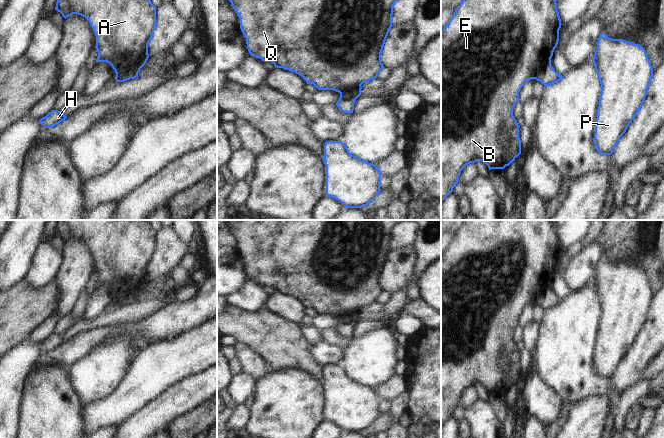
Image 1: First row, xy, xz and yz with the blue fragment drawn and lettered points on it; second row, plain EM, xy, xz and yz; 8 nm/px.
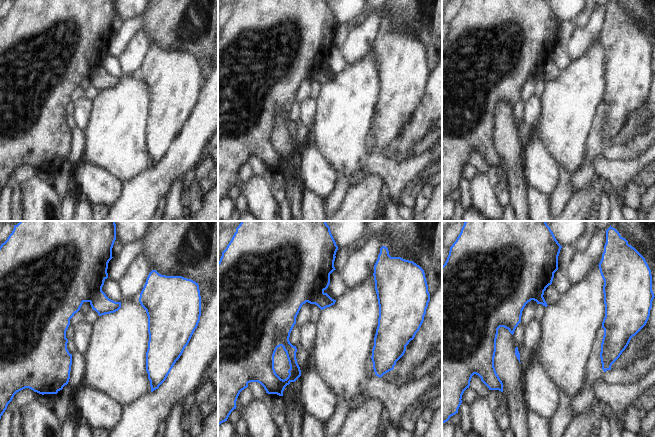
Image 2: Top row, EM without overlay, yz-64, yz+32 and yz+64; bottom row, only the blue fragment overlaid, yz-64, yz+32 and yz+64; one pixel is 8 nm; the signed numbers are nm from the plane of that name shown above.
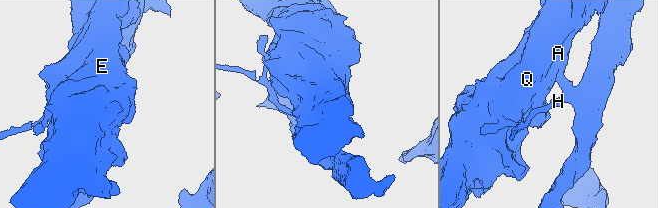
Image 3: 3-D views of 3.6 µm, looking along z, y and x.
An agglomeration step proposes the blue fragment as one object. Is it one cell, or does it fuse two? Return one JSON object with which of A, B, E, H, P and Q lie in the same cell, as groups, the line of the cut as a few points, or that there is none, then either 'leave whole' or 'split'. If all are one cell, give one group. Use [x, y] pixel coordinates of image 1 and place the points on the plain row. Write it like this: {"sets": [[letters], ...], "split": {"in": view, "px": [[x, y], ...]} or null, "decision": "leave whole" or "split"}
{"sets": [["A", "B", "E", "Q"], ["H", "P"]], "split": {"in": "xy", "px": [[137, 297], [116, 298]]}, "decision": "split"}

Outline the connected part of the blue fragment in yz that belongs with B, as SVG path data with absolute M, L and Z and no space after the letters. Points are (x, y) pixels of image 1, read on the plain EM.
M464 220L460 229L455 233L448 248L441 255L441 427L453 415L453 412L458 407L462 393L476 385L483 385L491 393L504 393L509 390L515 382L521 378L521 364L519 362L519 349L513 340L513 332L519 325L519 316L526 305L536 303L537 298L542 295L546 289L551 288L553 276L559 265L559 254L561 252L561 243L557 234L557 227L554 220Z

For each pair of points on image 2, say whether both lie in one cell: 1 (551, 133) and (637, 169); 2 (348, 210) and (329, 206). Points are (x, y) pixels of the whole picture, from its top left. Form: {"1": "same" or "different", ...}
{"1": "same", "2": "different"}

